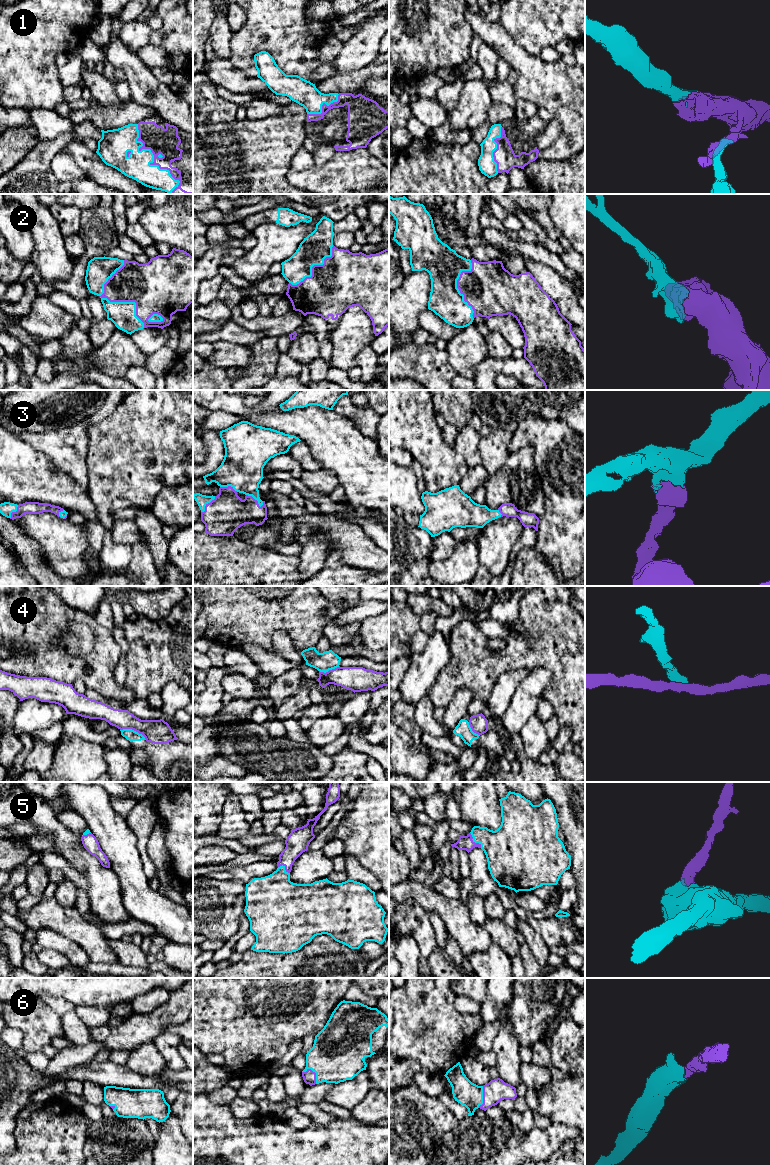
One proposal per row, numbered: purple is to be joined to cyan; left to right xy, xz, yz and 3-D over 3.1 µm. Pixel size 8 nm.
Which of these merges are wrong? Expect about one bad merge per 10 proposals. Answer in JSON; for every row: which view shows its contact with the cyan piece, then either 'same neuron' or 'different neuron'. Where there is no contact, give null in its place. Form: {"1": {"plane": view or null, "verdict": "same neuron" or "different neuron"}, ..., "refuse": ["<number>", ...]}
{"1": {"plane": "xy", "verdict": "same neuron"}, "2": {"plane": "xy", "verdict": "same neuron"}, "3": {"plane": "xz", "verdict": "same neuron"}, "4": {"plane": "xy", "verdict": "different neuron"}, "5": {"plane": "yz", "verdict": "same neuron"}, "6": {"plane": "xz", "verdict": "same neuron"}, "refuse": ["4"]}

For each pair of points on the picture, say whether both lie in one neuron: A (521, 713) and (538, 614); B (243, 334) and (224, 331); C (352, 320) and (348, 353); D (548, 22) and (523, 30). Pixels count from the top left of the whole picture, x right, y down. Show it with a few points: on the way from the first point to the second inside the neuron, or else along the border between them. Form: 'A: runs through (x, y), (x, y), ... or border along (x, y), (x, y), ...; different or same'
A: border along (539, 667), (546, 668), (551, 675), (542, 693); different
B: runs through (238, 334), (229, 332); same
C: runs through (352, 328), (352, 338), (348, 345); same
D: runs through (542, 22), (531, 22), (529, 24); same

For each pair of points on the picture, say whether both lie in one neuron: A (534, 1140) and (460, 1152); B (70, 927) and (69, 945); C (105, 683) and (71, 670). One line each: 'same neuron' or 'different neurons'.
A: same neuron
B: different neurons
C: same neuron

